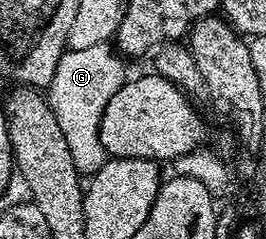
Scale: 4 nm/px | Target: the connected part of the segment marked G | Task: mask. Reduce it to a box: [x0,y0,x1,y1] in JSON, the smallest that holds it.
[47,43,126,175]

